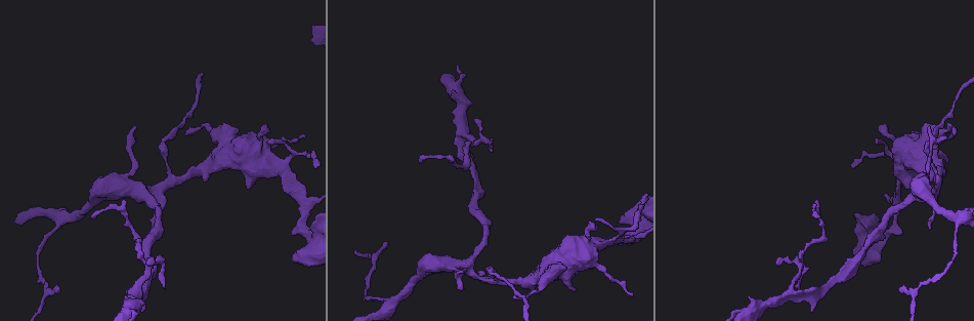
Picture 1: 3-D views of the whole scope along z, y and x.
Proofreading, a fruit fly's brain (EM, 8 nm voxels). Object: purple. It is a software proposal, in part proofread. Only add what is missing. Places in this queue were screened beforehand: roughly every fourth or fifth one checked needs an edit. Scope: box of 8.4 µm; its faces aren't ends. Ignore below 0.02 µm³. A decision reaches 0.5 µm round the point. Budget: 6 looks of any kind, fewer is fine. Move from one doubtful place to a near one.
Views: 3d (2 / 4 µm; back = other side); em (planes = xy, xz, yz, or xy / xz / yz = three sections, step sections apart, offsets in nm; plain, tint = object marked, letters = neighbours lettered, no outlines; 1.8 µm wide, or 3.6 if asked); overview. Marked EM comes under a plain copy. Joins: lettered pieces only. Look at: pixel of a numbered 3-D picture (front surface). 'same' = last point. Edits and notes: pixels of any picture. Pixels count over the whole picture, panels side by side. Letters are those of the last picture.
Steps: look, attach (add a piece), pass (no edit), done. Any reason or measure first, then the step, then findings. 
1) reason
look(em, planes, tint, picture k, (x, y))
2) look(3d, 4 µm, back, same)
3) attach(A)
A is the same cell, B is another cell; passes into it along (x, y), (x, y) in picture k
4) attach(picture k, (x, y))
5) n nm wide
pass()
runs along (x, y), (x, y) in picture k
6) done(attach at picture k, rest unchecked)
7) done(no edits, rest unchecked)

branch stops here
look(3d, 2 µm, picture 1, (574, 291))

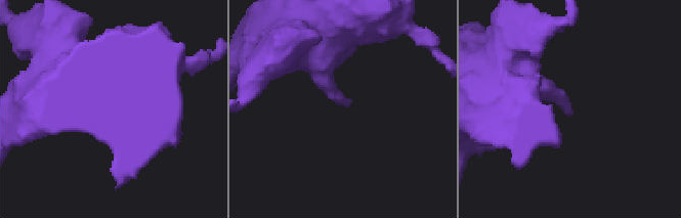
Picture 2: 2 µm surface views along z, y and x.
now the EM
look(em, xz, step 8, letters, picture 2, (349, 104))

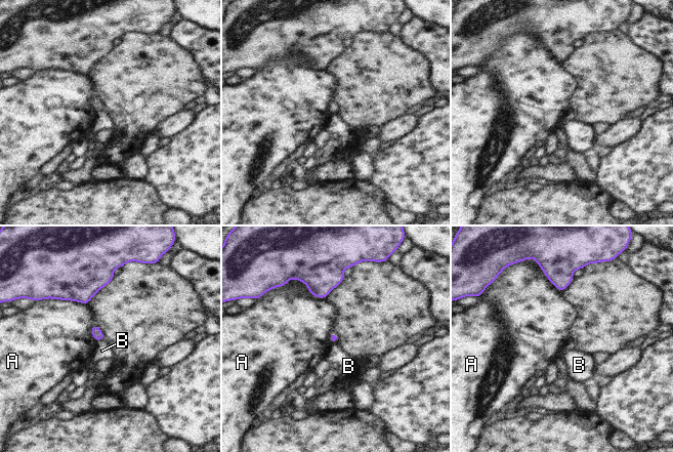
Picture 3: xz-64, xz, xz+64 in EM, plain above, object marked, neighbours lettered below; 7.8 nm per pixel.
pass()
A and B are other cells; border along (103, 339), (95, 341) in picture 3; no lettered piece goes on from it

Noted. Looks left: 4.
branch point
look(3d, 2 µm, back, picture 1, (462, 134))

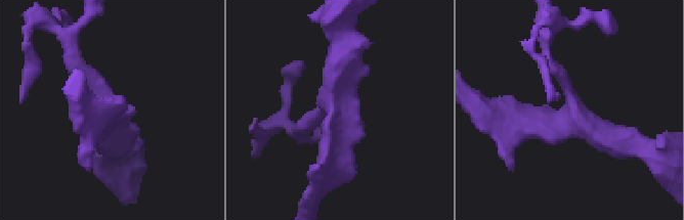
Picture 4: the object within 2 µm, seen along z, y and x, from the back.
3 arms; shape alone is not enough
look(em, xz, step 4, letters, picture 4, (345, 109))

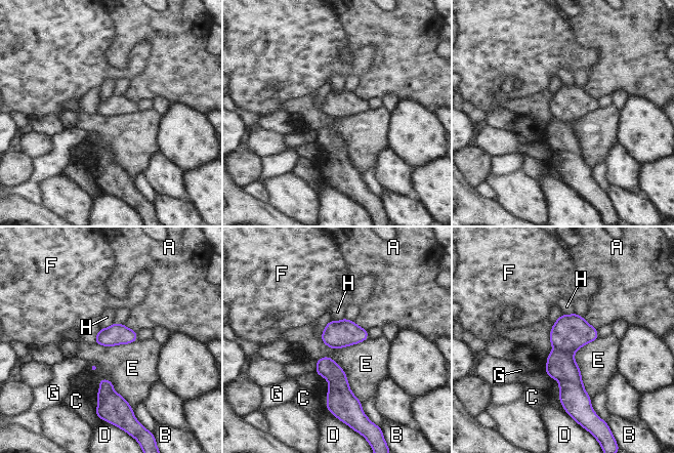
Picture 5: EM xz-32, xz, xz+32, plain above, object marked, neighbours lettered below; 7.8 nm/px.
look(em, planes, letters, same)

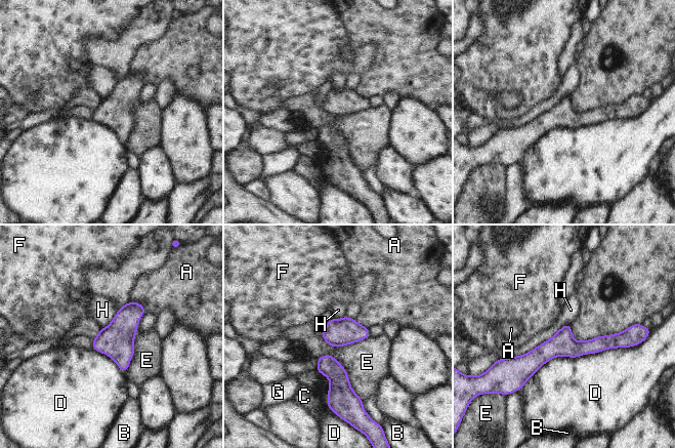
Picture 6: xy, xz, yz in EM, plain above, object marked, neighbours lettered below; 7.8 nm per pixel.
pass()
A, B, C, D, E, F, G and H are other cells; runs along (629, 334), (510, 361) in picture 6; none of them fits

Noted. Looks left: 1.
done(no edits, rest unchecked)

